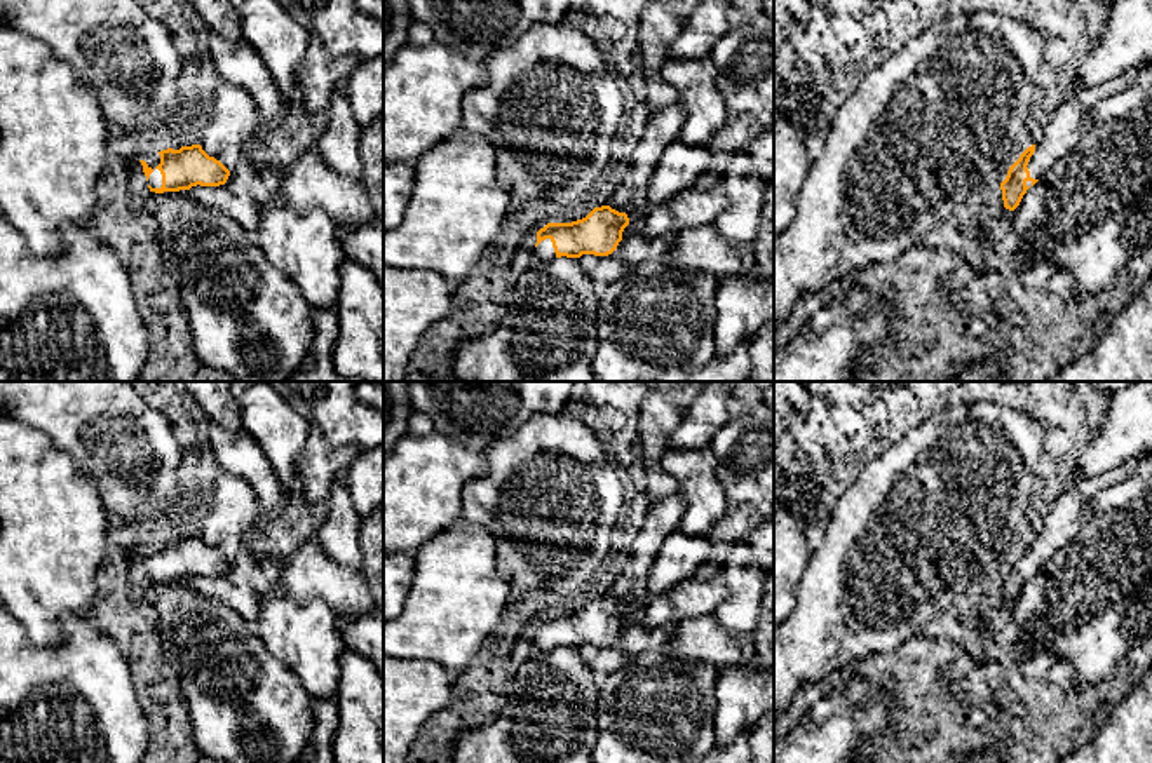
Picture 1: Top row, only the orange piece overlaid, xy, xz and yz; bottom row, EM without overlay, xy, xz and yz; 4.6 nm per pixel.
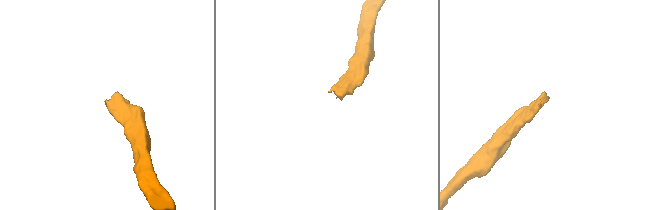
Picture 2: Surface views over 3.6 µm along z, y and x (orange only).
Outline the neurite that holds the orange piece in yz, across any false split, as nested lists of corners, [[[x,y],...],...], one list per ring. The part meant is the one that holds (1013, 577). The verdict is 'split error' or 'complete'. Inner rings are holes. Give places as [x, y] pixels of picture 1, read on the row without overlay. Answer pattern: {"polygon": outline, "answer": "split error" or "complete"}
{"polygon": [[[1138,460],[1124,462],[1122,465],[1075,481],[1058,502],[1051,507],[1044,519],[1042,531],[1028,537],[1020,549],[1009,557],[1006,570],[1000,573],[1004,598],[1014,601],[1023,585],[1033,577],[1046,561],[1093,516],[1089,503],[1105,488],[1124,481],[1136,467]]], "answer": "split error"}

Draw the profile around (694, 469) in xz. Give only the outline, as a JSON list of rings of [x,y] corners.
[[[708,444],[701,449],[669,449],[662,469],[678,481],[687,500],[687,512],[680,530],[688,535],[708,537],[708,531],[728,512],[725,491],[716,476],[716,456]]]

